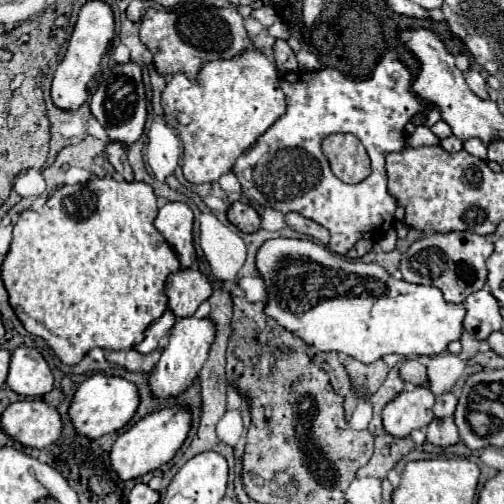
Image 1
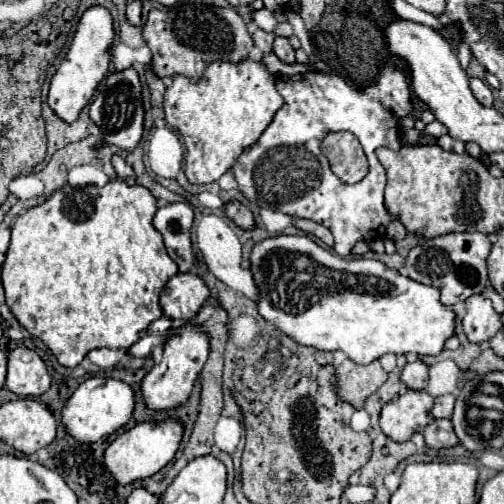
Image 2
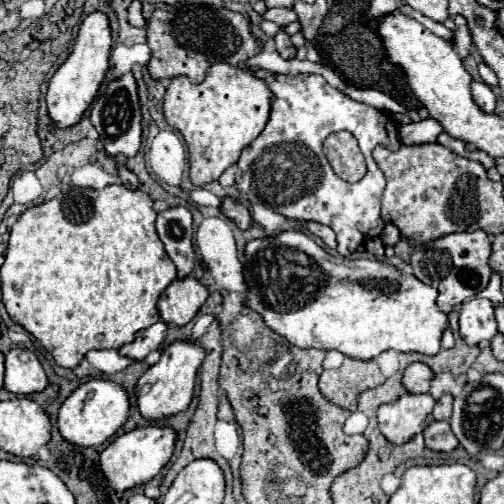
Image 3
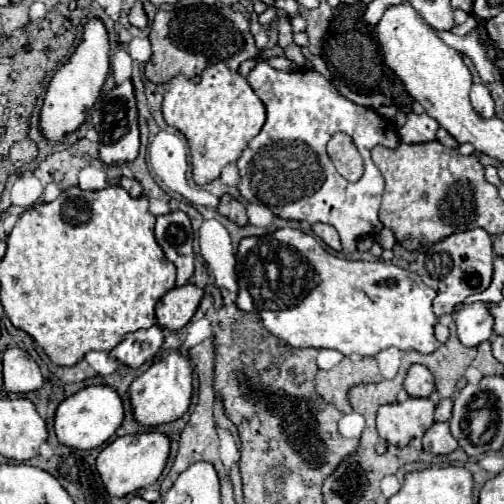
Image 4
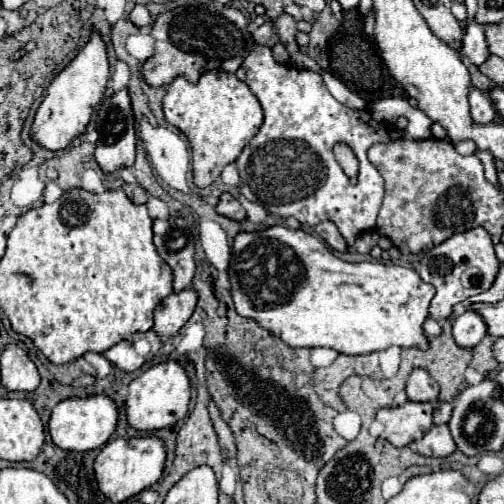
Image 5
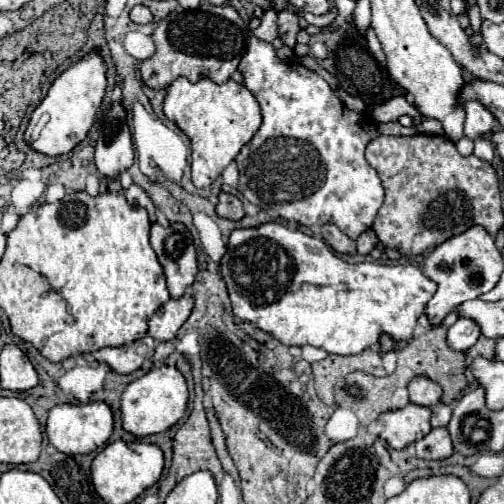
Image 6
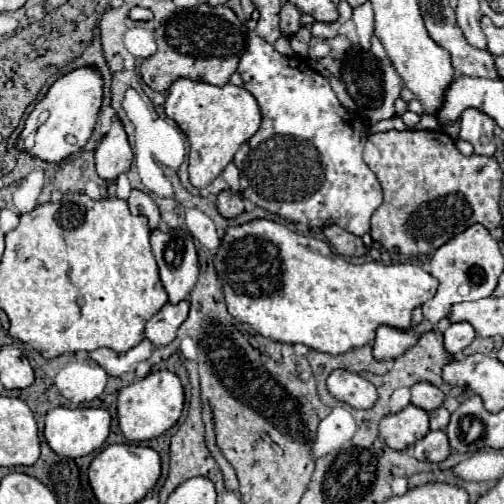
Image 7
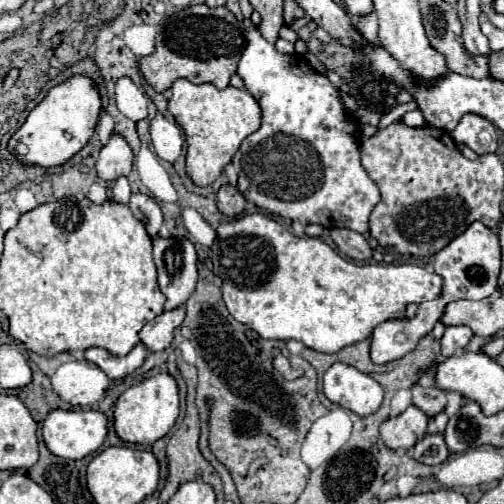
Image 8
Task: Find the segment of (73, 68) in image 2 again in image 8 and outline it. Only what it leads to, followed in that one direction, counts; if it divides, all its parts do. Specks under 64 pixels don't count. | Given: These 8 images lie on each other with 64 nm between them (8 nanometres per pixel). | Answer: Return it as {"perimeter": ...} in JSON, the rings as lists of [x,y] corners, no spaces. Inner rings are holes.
{"perimeter":[[[72,76],[70,80],[54,86],[46,98],[28,114],[26,122],[8,140],[8,150],[18,156],[24,166],[54,168],[68,162],[80,152],[94,134],[100,114],[100,94],[94,82],[86,76]]]}

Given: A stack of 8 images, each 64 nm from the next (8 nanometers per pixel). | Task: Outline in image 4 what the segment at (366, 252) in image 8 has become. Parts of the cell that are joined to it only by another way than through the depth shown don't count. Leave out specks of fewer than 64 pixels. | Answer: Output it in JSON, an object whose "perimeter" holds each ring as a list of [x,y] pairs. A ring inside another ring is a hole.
{"perimeter":[[[314,224],[312,230],[314,230],[314,234],[320,236],[320,238],[322,238],[322,240],[332,248],[332,250],[336,250],[336,252],[342,250],[340,236],[338,236],[338,232],[336,232],[334,226],[330,226],[330,224]]]}

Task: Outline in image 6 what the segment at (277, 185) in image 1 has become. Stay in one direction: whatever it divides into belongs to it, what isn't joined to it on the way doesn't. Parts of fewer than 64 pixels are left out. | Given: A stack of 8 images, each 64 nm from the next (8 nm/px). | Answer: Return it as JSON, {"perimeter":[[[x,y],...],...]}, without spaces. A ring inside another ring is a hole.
{"perimeter":[[[250,38],[248,52],[240,60],[238,70],[244,76],[244,86],[254,94],[262,108],[262,126],[258,134],[254,134],[236,156],[240,194],[262,210],[276,212],[284,220],[296,220],[300,226],[324,226],[332,222],[356,240],[372,226],[384,202],[384,188],[378,172],[364,158],[366,144],[378,136],[376,122],[372,118],[368,120],[366,114],[348,110],[322,76],[298,62],[280,60],[274,46],[260,38]]]}

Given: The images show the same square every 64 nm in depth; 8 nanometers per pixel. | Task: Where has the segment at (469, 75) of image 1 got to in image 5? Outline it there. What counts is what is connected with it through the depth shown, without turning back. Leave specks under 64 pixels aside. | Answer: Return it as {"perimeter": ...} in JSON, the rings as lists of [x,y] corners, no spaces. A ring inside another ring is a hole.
{"perimeter":[[[474,88],[468,96],[468,102],[470,102],[470,116],[474,124],[490,124],[494,120],[496,112],[492,108],[492,102],[482,90]]]}

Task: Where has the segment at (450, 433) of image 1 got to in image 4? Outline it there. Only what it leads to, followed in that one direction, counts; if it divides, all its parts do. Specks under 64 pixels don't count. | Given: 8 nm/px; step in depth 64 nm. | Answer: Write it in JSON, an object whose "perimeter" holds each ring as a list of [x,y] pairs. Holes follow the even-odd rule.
{"perimeter":[[[436,422],[432,424],[432,428],[424,434],[422,438],[422,448],[424,452],[430,454],[450,454],[458,448],[458,442],[454,440],[454,436],[450,434],[448,424],[444,422]]]}

